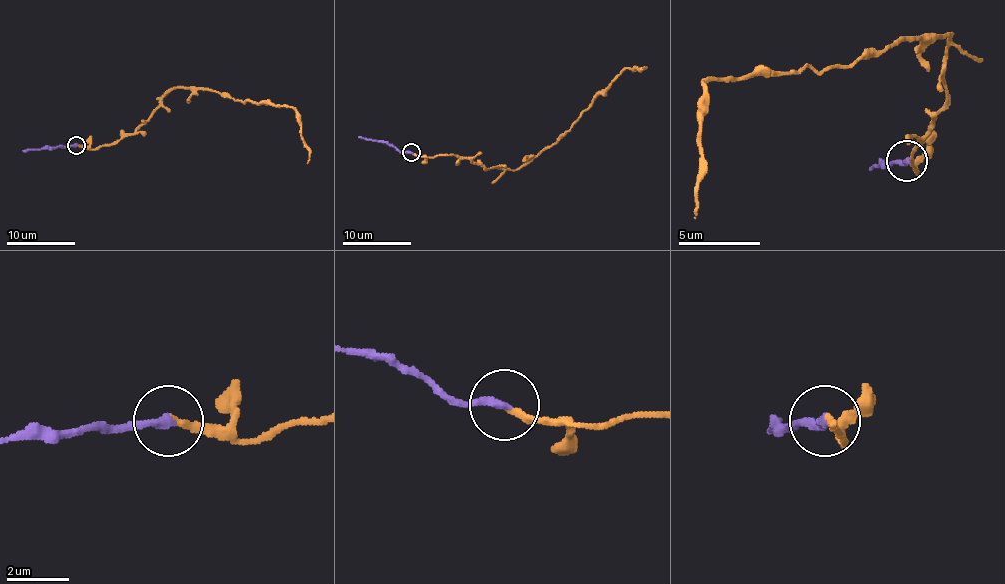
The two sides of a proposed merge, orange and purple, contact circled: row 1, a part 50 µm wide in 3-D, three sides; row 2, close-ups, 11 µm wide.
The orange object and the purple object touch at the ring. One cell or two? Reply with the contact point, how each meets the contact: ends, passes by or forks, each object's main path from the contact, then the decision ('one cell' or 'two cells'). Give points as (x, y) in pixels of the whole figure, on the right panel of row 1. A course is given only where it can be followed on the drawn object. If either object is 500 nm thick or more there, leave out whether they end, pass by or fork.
(907, 161) | orange ends | purple ends | orange via (908, 162), (915, 172), (919, 143), (947, 103), (950, 37), (900, 40), (847, 67), (706, 80), (694, 217) | purple via (908, 162), (868, 169) | one cell

